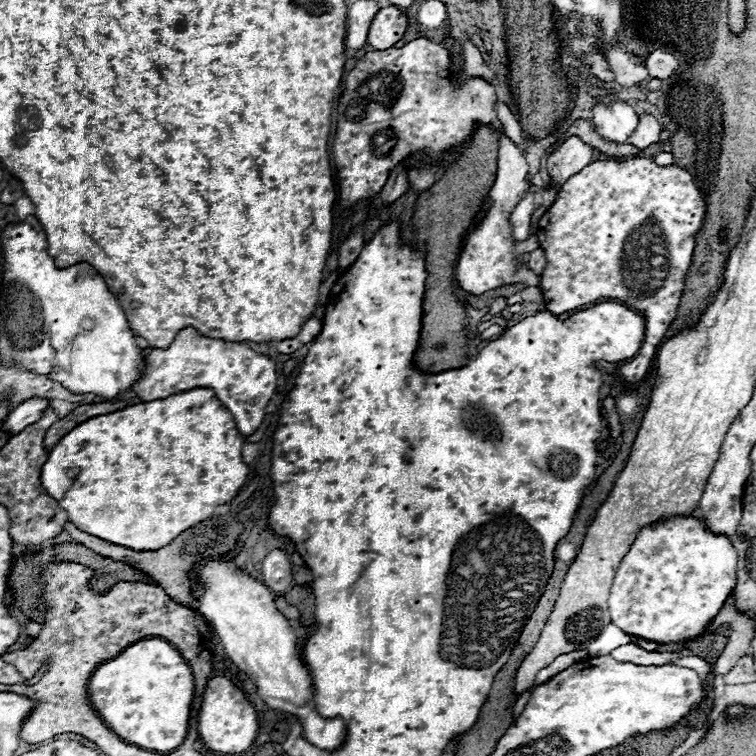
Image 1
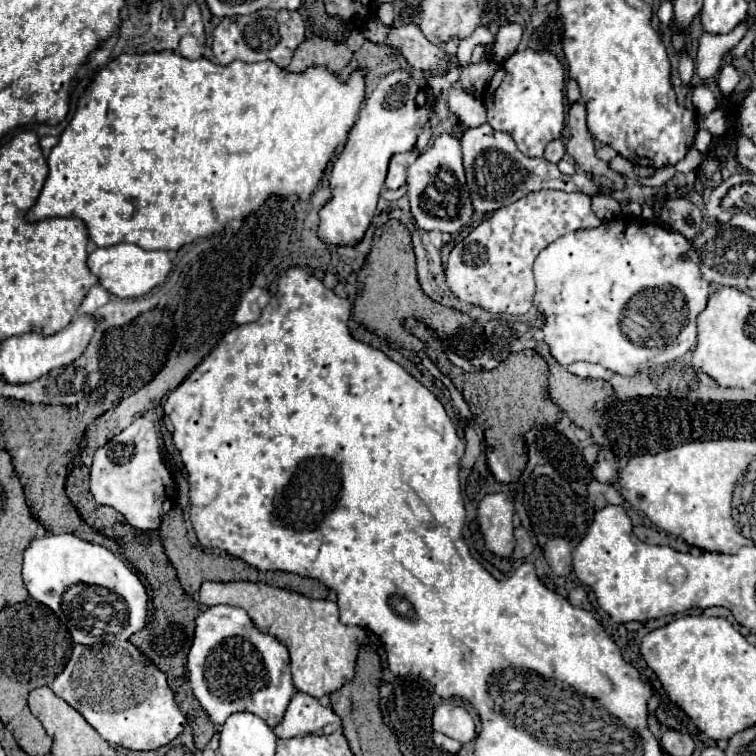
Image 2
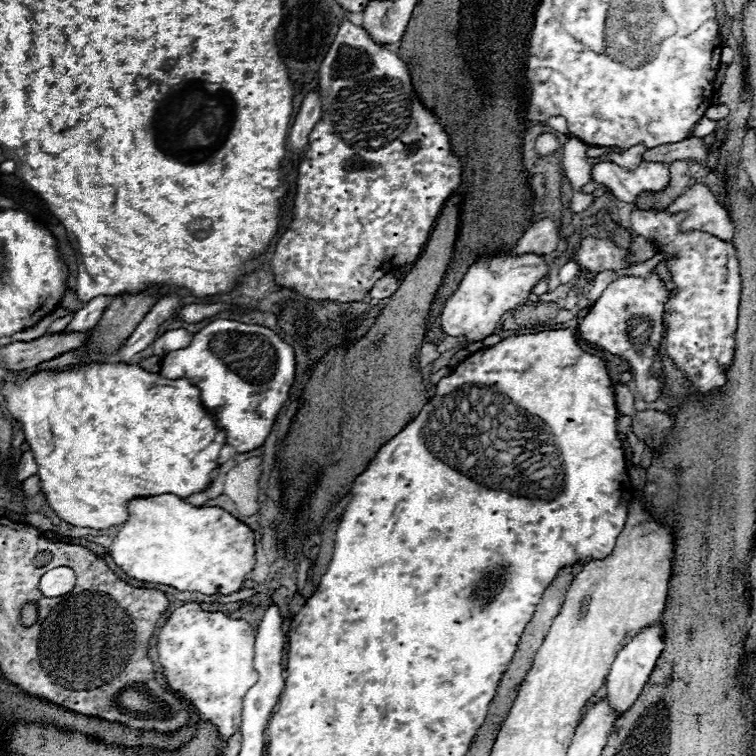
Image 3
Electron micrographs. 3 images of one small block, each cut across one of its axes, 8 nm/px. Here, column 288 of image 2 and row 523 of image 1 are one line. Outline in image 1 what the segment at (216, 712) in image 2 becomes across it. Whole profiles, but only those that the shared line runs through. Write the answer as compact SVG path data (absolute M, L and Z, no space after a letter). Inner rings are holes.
M698 516L676 518L672 522L658 522L642 528L630 552L622 558L614 584L608 596L608 610L612 622L626 634L642 636L660 644L694 640L710 620L720 612L726 598L736 586L736 550L726 536L710 534Z

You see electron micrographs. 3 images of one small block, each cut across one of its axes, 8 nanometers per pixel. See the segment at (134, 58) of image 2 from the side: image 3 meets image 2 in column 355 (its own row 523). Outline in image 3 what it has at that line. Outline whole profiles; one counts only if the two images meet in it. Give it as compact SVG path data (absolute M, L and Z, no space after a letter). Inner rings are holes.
M92 364L80 370L60 370L60 372L40 372L34 376L28 376L22 382L16 382L14 386L4 384L2 394L6 398L6 406L14 418L22 422L22 430L26 434L26 442L30 444L30 450L34 454L34 460L38 464L38 476L42 482L42 492L46 494L46 500L50 508L72 526L88 526L94 530L108 530L112 526L120 526L128 520L128 504L134 498L148 498L148 496L160 496L160 494L174 494L182 500L186 500L192 494L198 494L206 490L212 482L210 474L220 466L218 454L220 448L226 444L226 434L218 426L216 416L210 414L200 400L200 390L186 378L170 380L162 378L160 374L150 374L142 370L138 364Z

